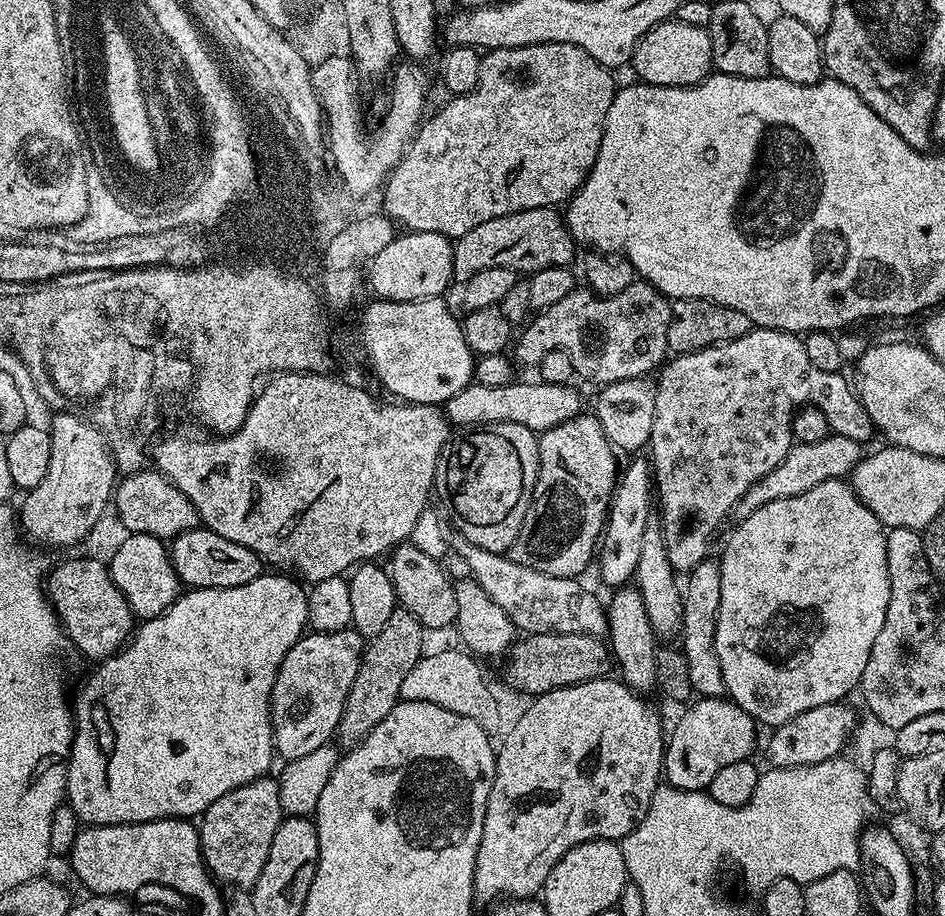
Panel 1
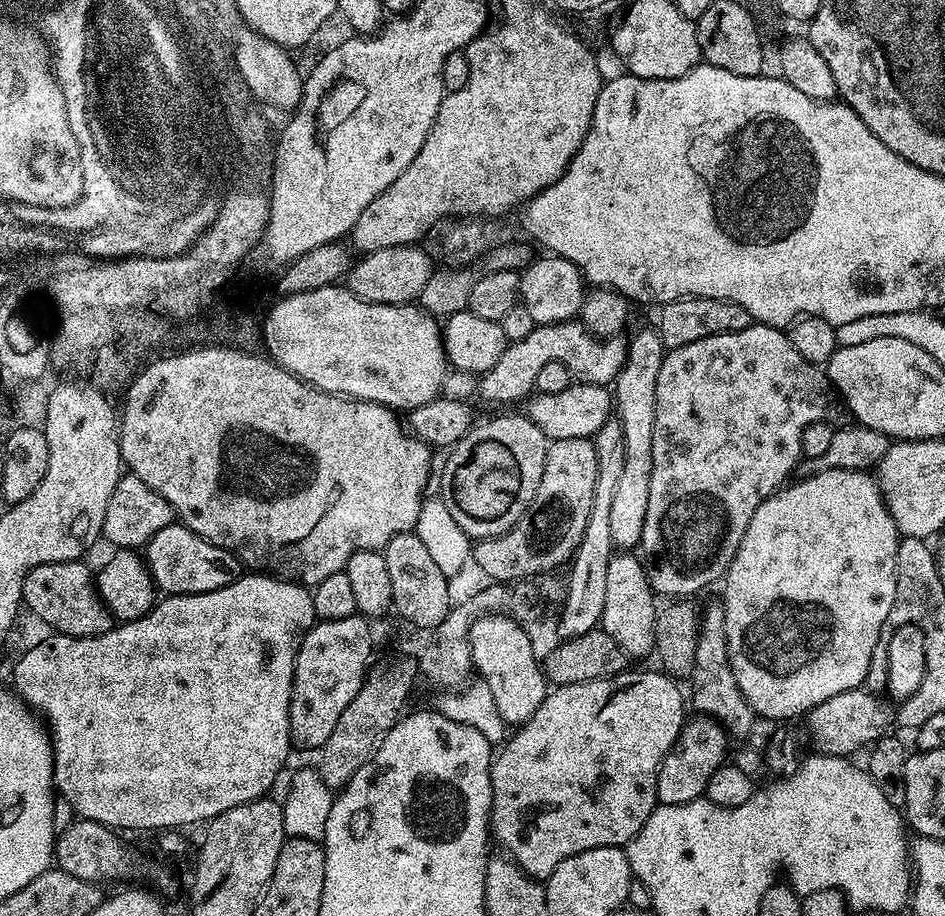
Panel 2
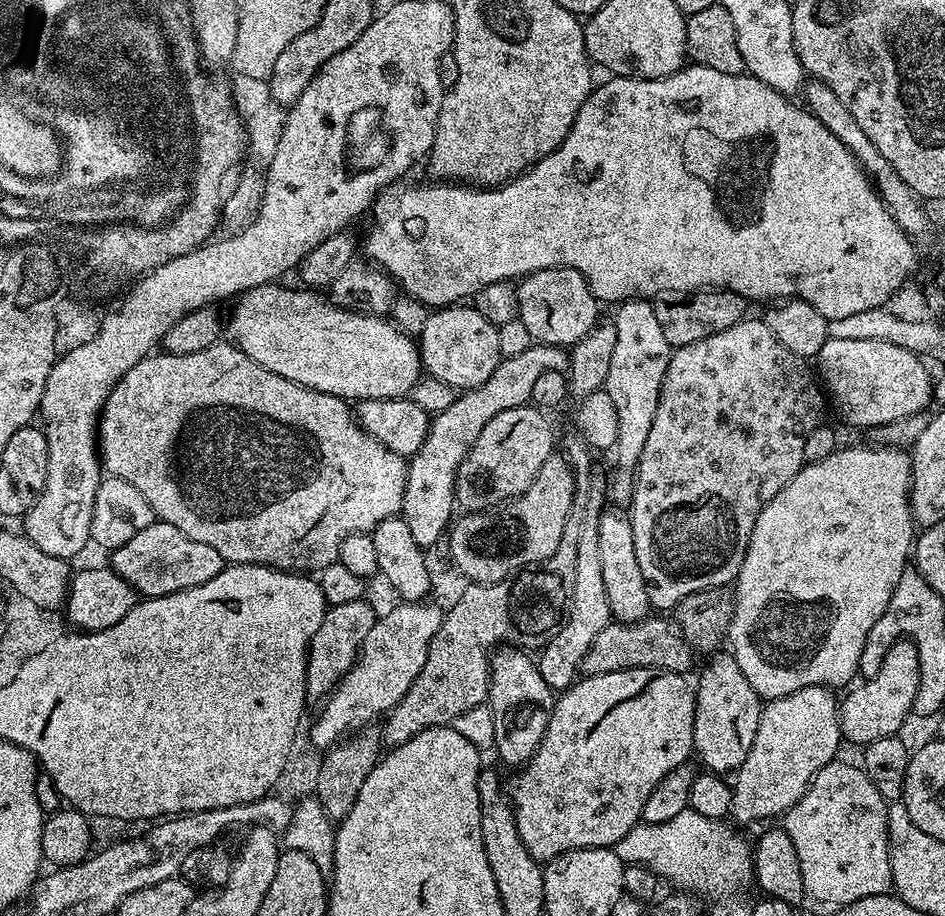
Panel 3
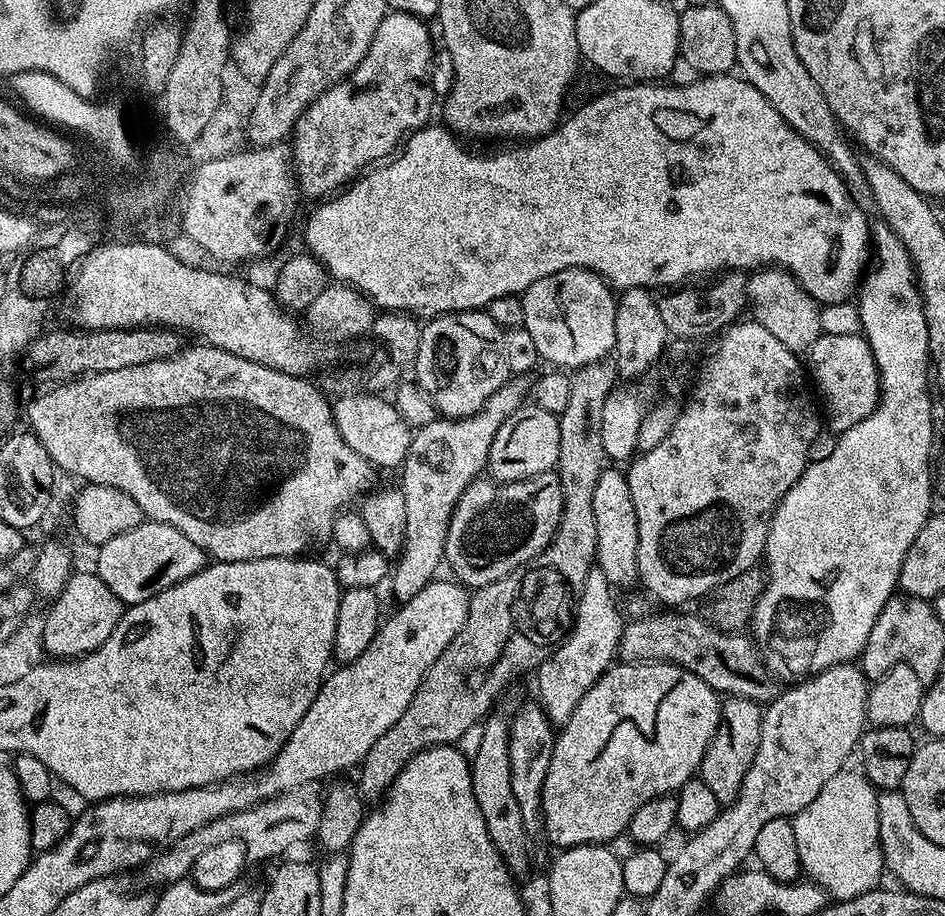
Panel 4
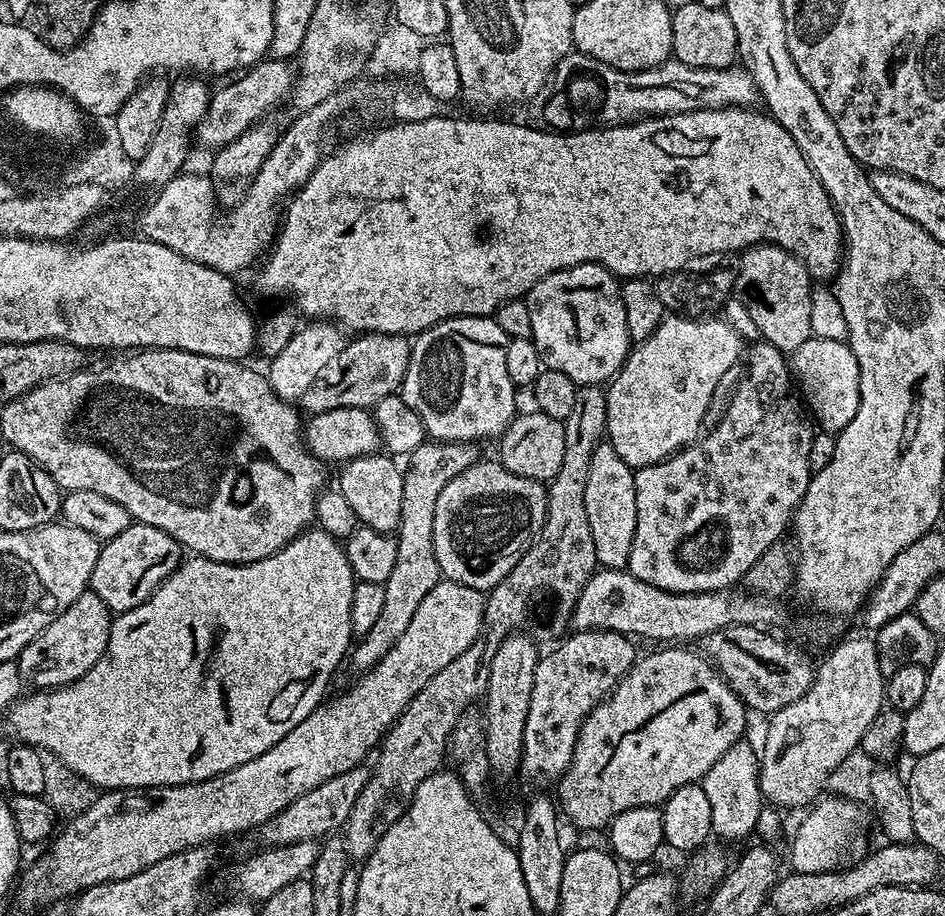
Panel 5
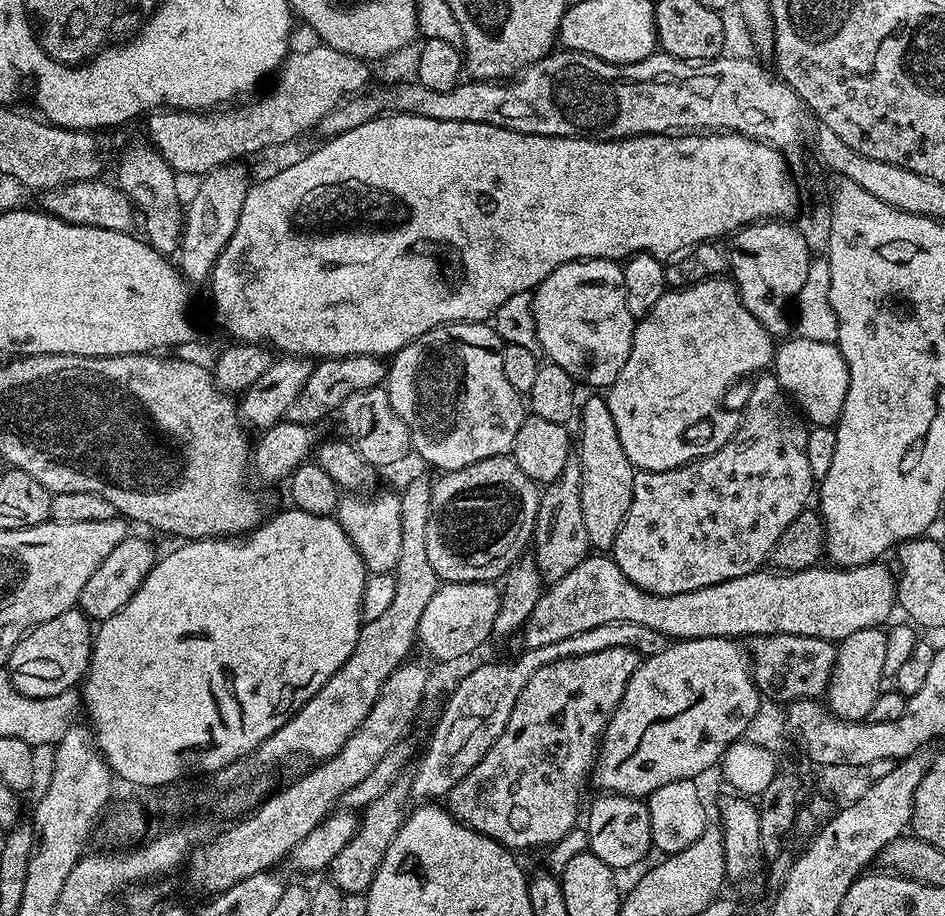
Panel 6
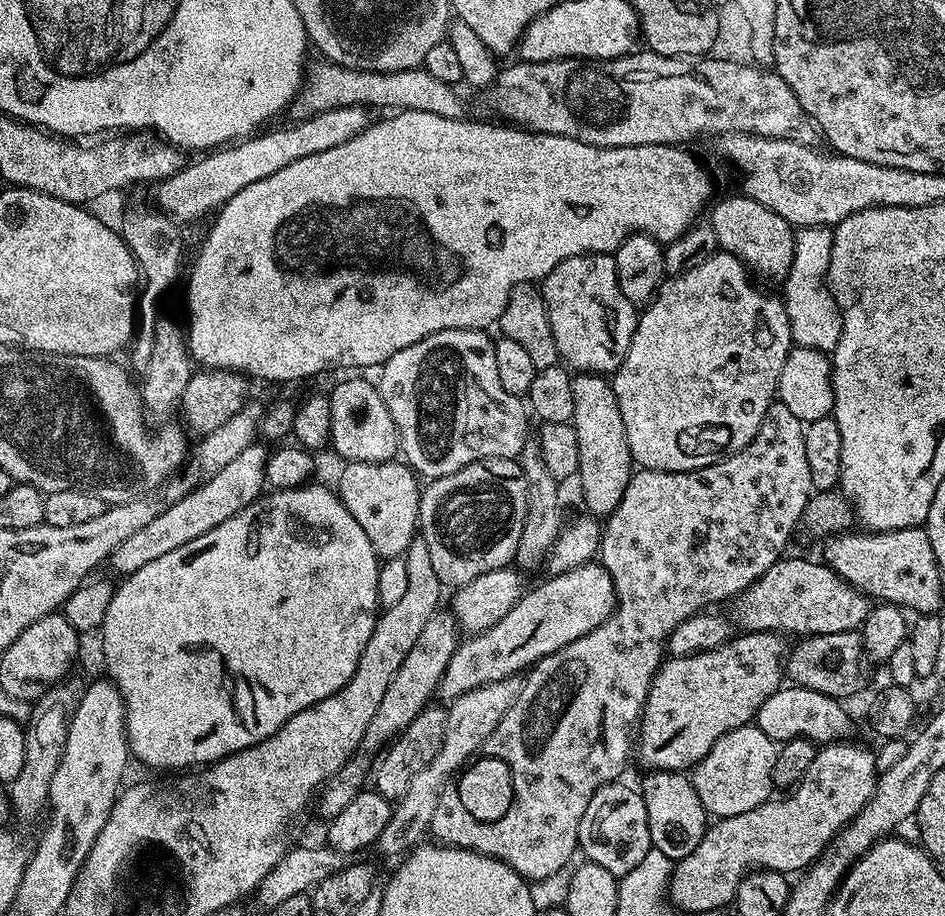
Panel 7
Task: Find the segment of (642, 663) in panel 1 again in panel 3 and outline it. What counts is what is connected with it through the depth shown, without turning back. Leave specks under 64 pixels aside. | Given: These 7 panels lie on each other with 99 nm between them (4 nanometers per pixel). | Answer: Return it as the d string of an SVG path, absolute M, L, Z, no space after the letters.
M605 510L598 526L599 553L602 561L603 583L609 598L611 619L621 624L637 624L648 619L653 606L646 592L646 582L634 554L634 530L629 517L623 511Z

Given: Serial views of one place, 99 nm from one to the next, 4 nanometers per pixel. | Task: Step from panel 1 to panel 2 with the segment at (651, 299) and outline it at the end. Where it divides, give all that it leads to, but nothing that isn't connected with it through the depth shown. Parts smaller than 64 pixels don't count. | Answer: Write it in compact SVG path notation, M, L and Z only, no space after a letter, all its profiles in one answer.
M567 320L557 324L537 324L534 330L530 330L530 334L526 334L526 338L522 338L522 342L509 343L502 354L502 358L498 358L498 362L494 362L494 366L479 377L478 396L479 399L484 399L488 404L512 404L515 400L520 399L523 401L533 395L534 378L538 378L538 374L541 372L542 366L546 366L546 362L562 362L562 366L569 368L573 377L581 384L608 386L615 381L616 376L622 370L627 353L627 343L619 335L607 338L591 336L585 330L583 324L576 320Z

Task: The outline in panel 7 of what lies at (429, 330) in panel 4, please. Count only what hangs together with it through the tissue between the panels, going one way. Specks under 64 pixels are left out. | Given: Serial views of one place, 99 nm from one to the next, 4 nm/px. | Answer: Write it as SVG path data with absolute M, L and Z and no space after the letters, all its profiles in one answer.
M455 328L454 330L442 330L398 350L379 369L380 380L378 387L382 398L386 402L386 410L390 410L390 418L394 418L396 433L400 436L400 446L402 456L410 465L417 477L427 478L432 472L440 472L443 476L454 474L462 470L466 465L473 464L476 460L489 460L490 458L506 458L511 460L519 457L520 452L524 449L525 444L529 443L528 420L530 421L530 412L526 407L525 401L514 394L506 394L506 389L502 386L502 381L498 378L498 365L494 359L494 340L488 337L489 333L484 330L474 328Z

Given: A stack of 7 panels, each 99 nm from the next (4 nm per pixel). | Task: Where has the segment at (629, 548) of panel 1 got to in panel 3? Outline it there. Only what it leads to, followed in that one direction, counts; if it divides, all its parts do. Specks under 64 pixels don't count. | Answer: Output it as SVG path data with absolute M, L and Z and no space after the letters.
M651 299L626 300L617 308L620 309L616 312L614 323L618 342L614 342L610 374L606 374L603 387L603 391L610 394L610 402L614 402L614 414L618 414L618 438L614 449L616 473L607 481L607 499L612 504L616 503L613 505L628 506L635 490L636 467L642 458L646 438L650 438L650 426L654 426L662 382L674 350L670 342L666 342Z

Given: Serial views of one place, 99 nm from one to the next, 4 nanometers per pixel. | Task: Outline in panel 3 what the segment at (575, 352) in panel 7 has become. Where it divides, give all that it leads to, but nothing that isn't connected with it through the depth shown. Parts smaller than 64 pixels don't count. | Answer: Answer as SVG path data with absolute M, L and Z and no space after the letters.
M547 268L532 272L516 284L516 293L520 311L518 318L538 344L552 344L556 348L567 349L586 338L586 334L590 334L590 330L601 319L601 305L586 278L573 268Z

